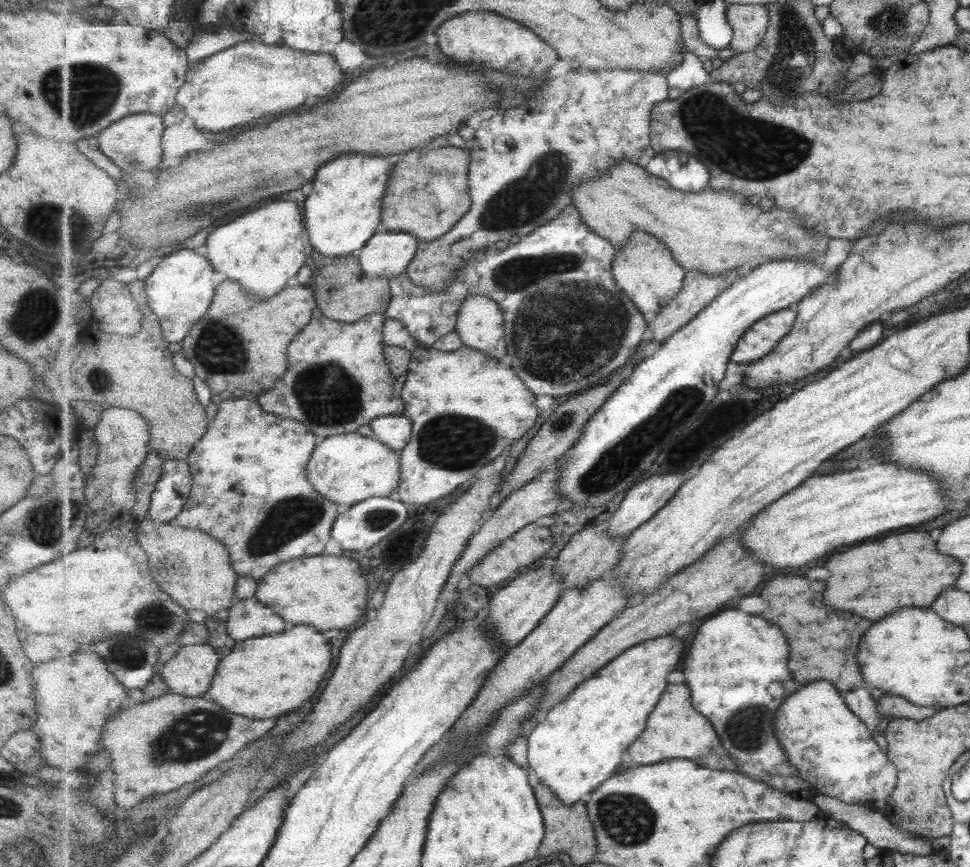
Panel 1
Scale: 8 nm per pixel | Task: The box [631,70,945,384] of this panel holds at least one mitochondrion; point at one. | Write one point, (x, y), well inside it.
(751, 149)

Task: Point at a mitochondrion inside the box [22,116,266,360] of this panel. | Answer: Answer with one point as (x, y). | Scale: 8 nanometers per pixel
(48, 224)

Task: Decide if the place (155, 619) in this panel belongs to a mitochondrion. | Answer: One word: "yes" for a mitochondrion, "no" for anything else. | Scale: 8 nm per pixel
yes

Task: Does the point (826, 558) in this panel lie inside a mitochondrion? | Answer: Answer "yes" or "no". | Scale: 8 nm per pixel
no

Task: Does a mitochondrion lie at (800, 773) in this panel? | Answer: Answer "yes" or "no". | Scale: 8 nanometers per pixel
no

